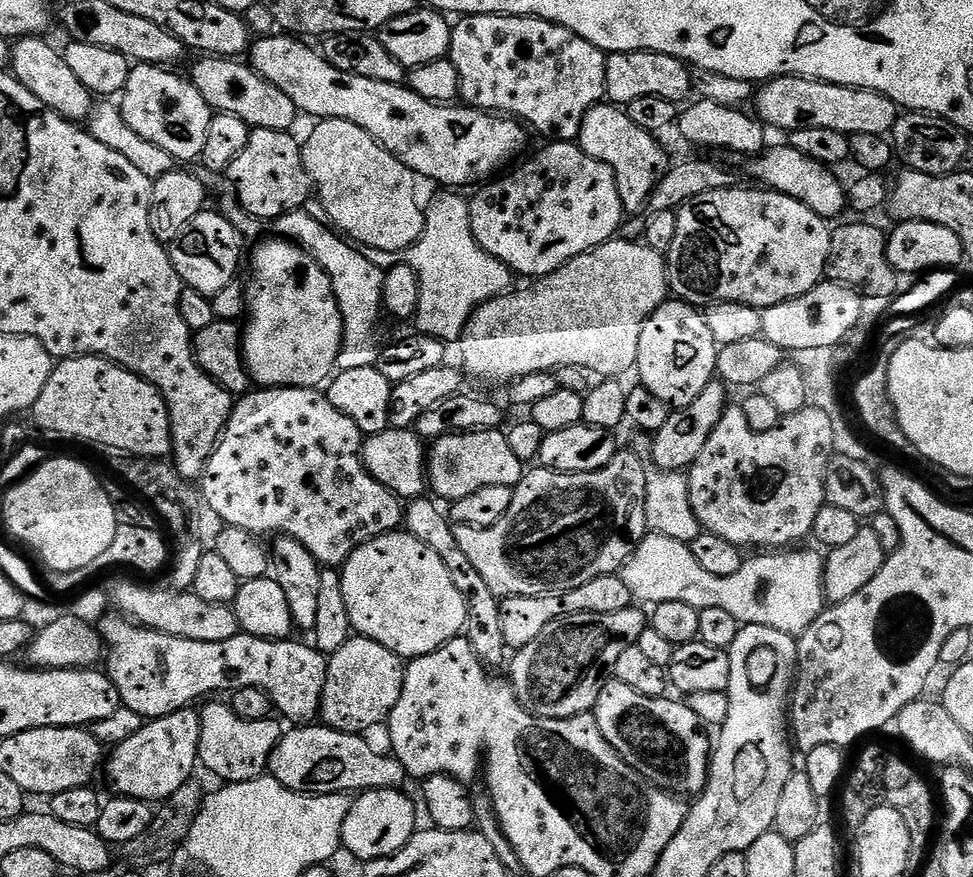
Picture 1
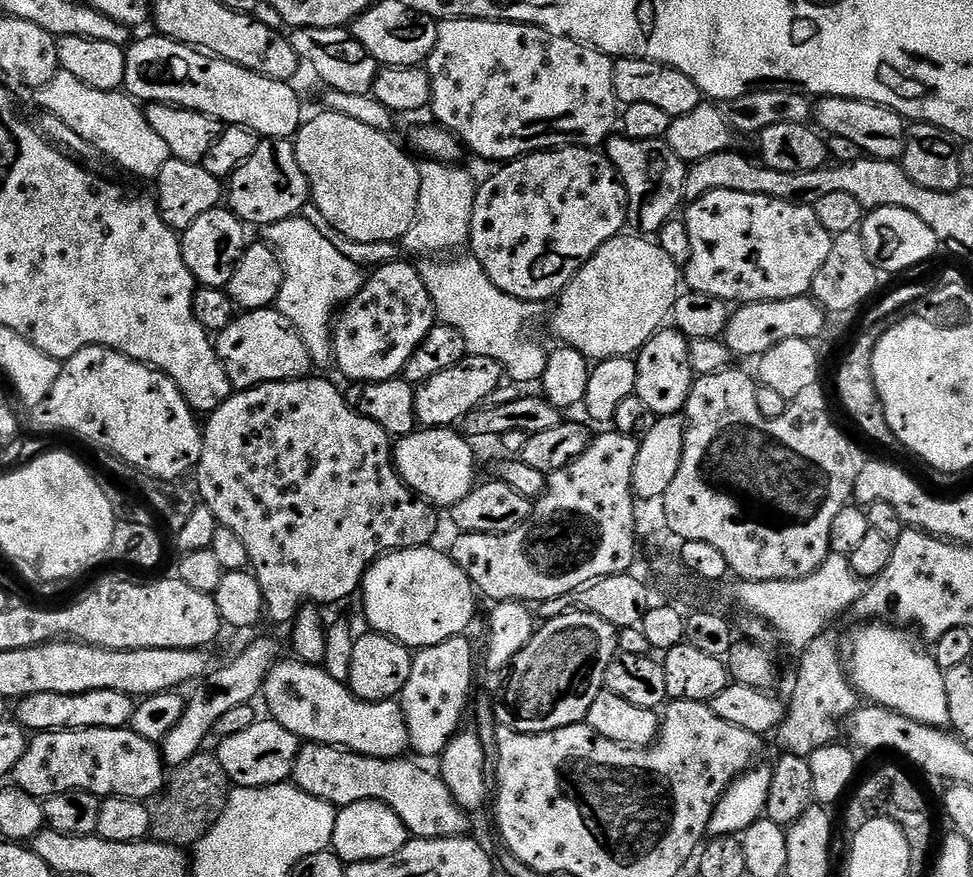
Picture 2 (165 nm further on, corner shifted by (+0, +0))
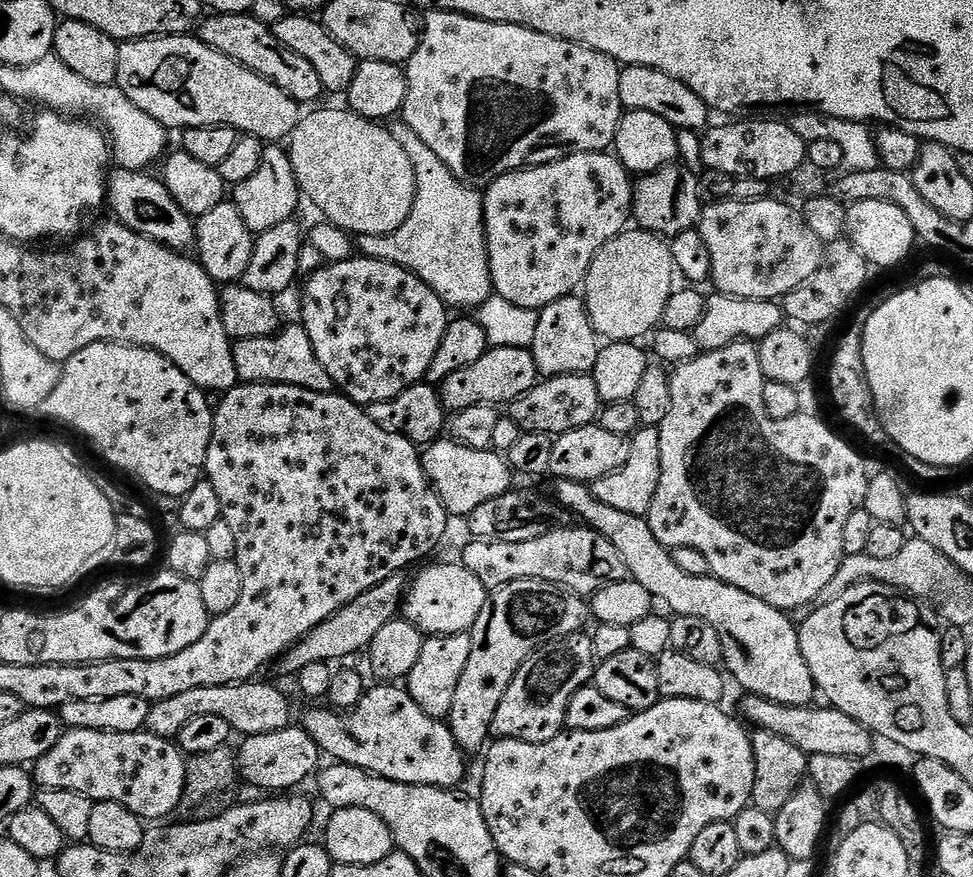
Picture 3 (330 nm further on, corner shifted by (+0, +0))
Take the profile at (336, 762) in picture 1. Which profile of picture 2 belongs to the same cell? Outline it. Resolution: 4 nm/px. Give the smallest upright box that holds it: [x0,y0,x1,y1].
[291,742,469,840]

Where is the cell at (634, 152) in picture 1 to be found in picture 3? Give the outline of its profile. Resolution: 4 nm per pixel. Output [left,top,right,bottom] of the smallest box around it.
[632,164,702,238]

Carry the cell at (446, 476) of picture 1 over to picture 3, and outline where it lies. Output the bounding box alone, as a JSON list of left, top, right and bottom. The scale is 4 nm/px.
[551,478,818,708]

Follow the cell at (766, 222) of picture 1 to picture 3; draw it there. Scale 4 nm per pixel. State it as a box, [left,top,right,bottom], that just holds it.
[698,198,826,301]

